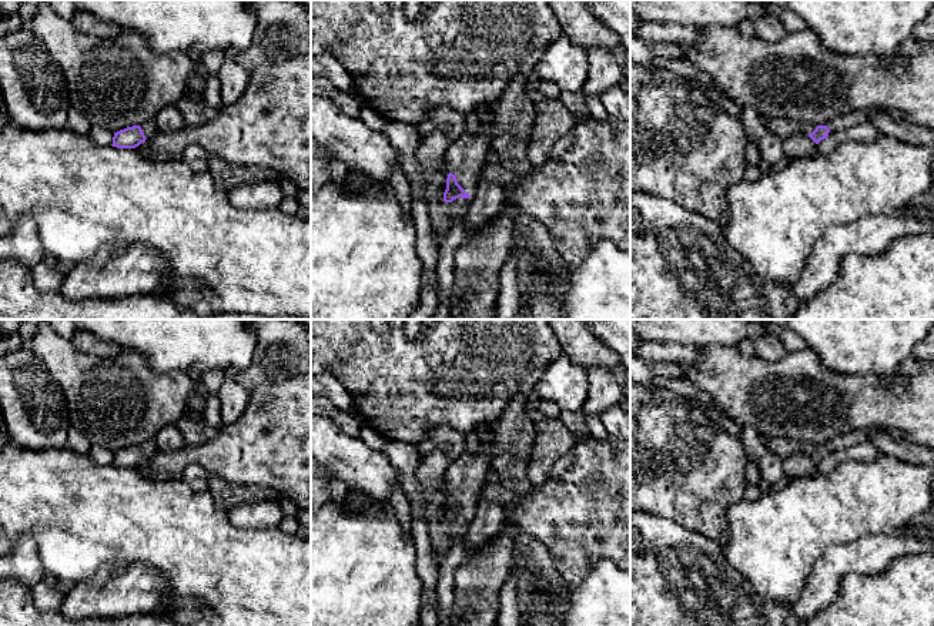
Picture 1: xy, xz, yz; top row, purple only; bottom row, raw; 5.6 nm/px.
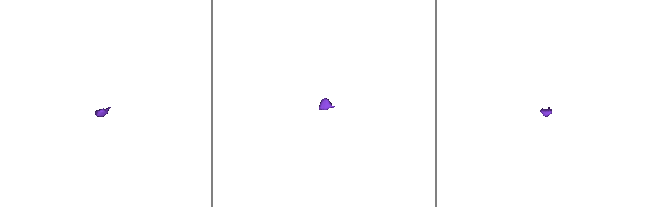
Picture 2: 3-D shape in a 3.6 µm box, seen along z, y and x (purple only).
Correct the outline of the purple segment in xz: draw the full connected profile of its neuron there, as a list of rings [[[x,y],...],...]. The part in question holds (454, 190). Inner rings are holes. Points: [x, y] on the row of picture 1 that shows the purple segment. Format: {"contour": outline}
{"contour": [[[481,106],[475,114],[479,120],[479,131],[465,130],[446,153],[449,174],[443,193],[445,202],[428,210],[439,248],[448,237],[453,220],[462,220],[465,224],[466,208],[475,191],[478,174],[482,165],[489,161],[493,138],[488,130],[493,124],[493,114],[485,106]]]}

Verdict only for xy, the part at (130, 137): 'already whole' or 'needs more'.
needs more

